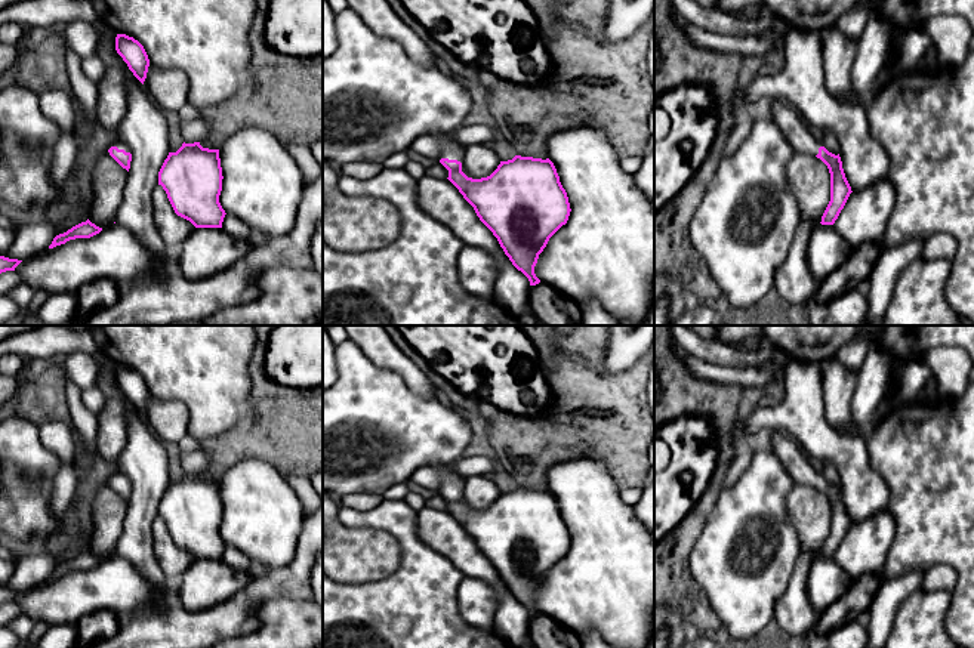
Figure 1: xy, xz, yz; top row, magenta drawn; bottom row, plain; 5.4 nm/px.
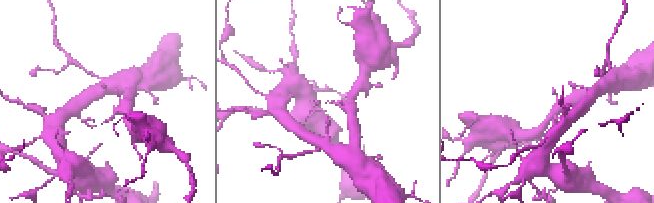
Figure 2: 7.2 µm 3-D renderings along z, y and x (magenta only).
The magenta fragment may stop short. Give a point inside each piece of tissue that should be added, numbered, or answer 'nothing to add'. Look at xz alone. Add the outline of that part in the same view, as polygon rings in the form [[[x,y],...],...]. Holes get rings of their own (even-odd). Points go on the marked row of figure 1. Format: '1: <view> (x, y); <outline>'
1: xz (450, 150); [[[447,133],[443,135],[443,141],[441,141],[443,149],[440,154],[440,160],[441,158],[449,158],[449,160],[457,160],[462,163],[462,157],[463,157],[463,149],[454,144]]]

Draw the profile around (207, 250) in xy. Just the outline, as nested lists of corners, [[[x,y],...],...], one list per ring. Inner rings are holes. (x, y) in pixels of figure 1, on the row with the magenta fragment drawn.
[[[195,228],[184,241],[178,268],[188,280],[201,280],[228,269],[259,240],[240,240],[222,228]]]

